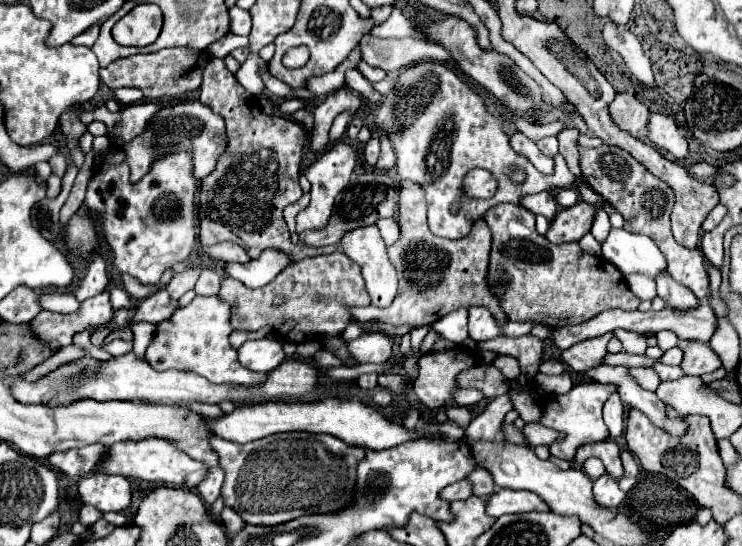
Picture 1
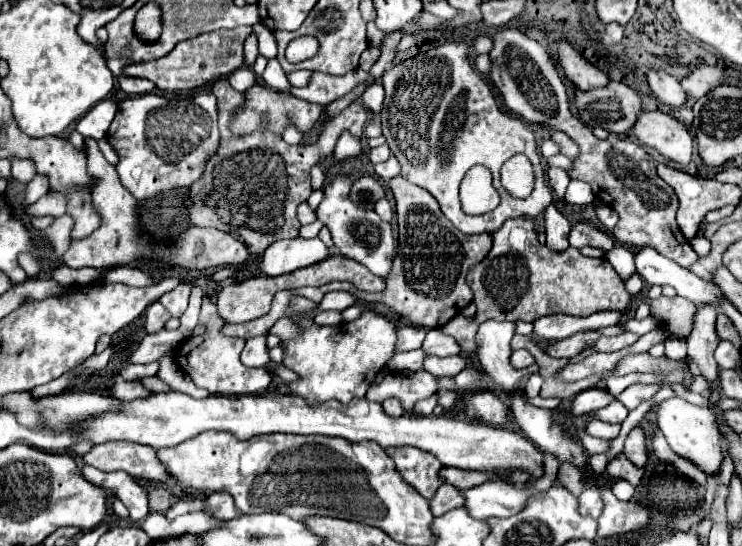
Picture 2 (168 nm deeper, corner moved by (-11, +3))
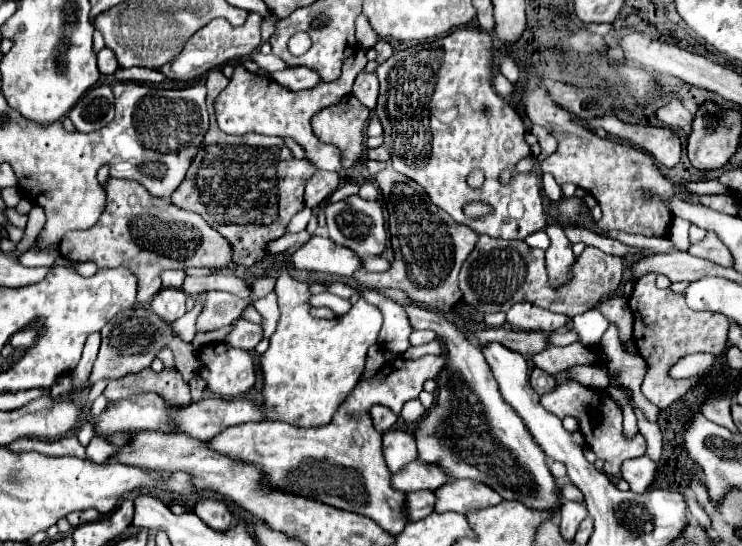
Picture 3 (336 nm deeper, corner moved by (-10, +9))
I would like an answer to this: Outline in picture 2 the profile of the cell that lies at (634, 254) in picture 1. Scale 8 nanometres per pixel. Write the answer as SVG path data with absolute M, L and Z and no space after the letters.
M641 247L635 255L635 265L637 273L649 285L671 285L679 297L685 297L695 305L713 305L723 297L723 291L715 283L693 275L675 261L659 255L655 249Z

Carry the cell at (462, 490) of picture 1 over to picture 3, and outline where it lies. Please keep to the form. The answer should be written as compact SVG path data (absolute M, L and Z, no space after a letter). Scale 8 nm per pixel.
M416 491L416 493L408 493L406 499L406 515L410 521L422 519L430 513L434 513L434 503L436 503L436 495L434 491Z

